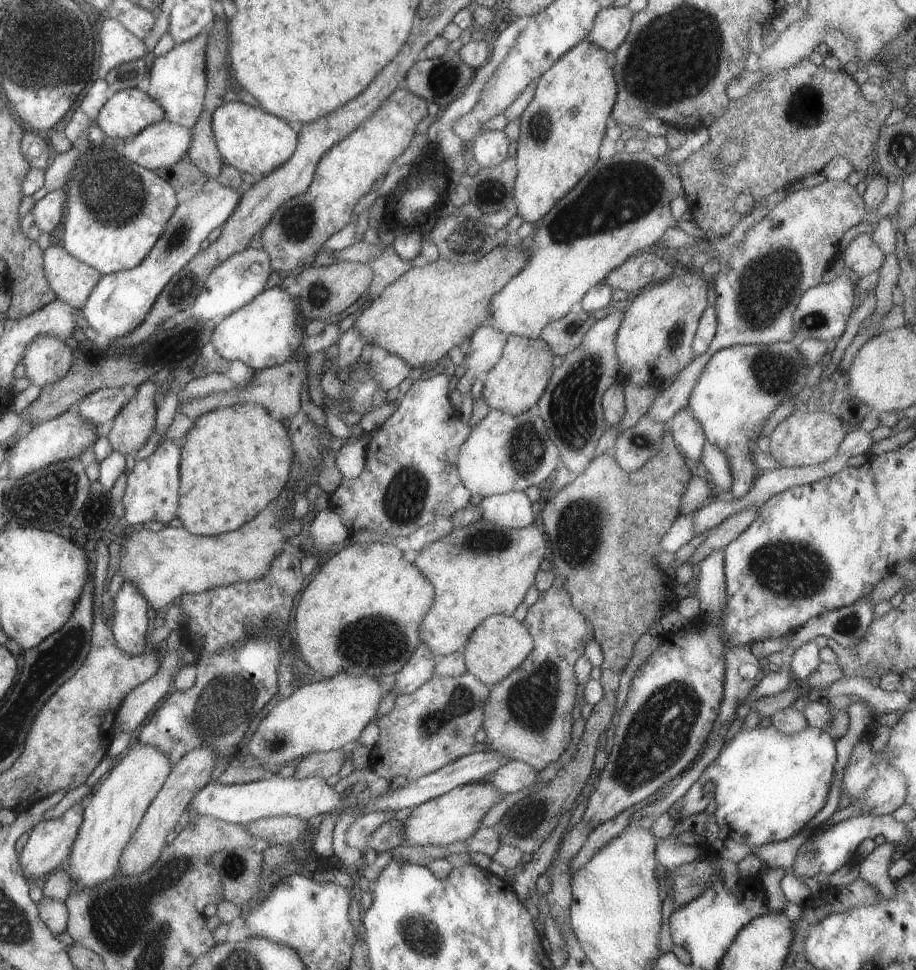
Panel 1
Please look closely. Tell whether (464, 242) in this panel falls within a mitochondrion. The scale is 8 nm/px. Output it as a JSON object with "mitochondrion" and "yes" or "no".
{"mitochondrion":"yes"}

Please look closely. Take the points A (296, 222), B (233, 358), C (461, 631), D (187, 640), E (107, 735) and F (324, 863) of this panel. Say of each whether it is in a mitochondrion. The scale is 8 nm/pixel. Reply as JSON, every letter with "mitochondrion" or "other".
{"A":"mitochondrion","B":"other","C":"other","D":"other","E":"other","F":"other"}

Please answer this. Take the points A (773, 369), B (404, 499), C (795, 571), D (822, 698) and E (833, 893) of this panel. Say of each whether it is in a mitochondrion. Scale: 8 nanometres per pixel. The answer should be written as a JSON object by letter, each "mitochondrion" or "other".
{"A":"mitochondrion","B":"mitochondrion","C":"mitochondrion","D":"other","E":"other"}

